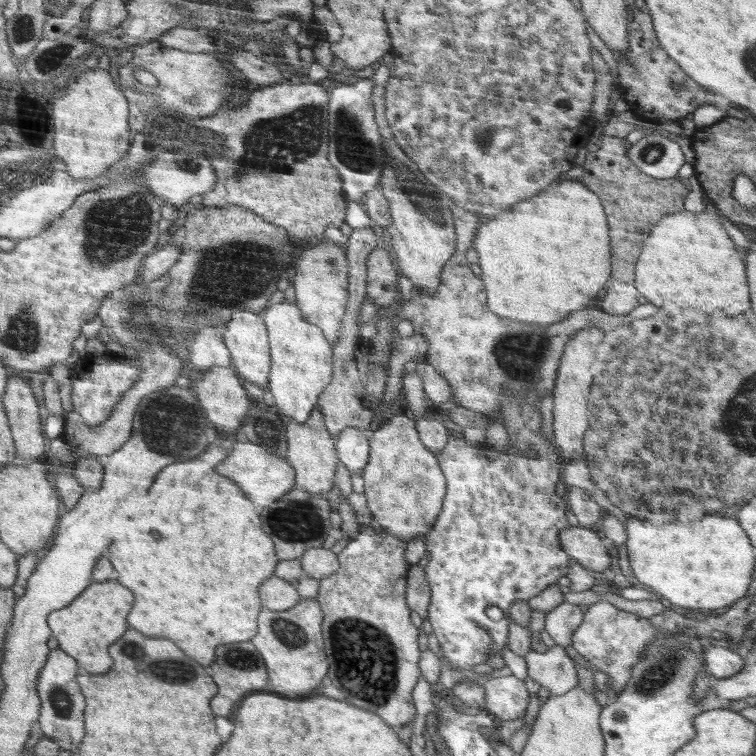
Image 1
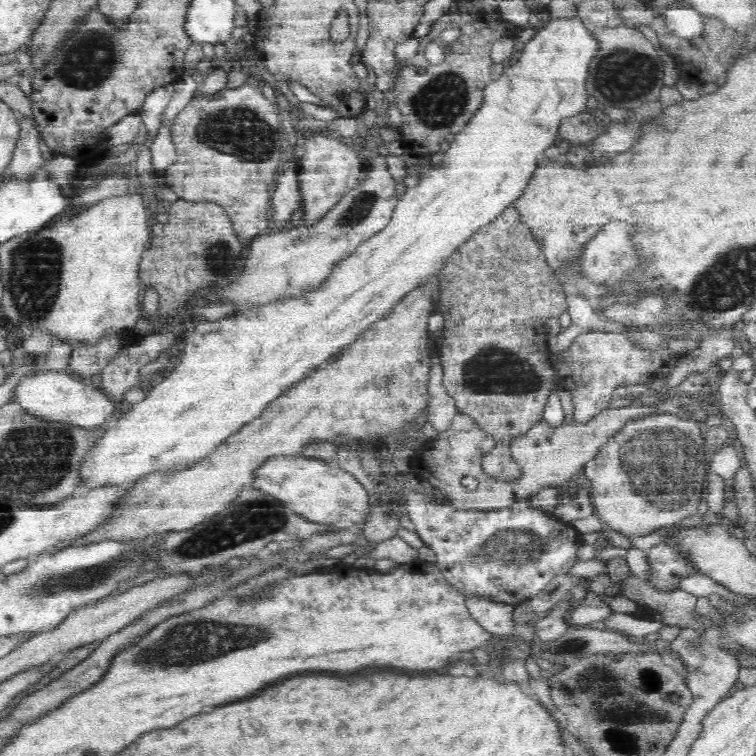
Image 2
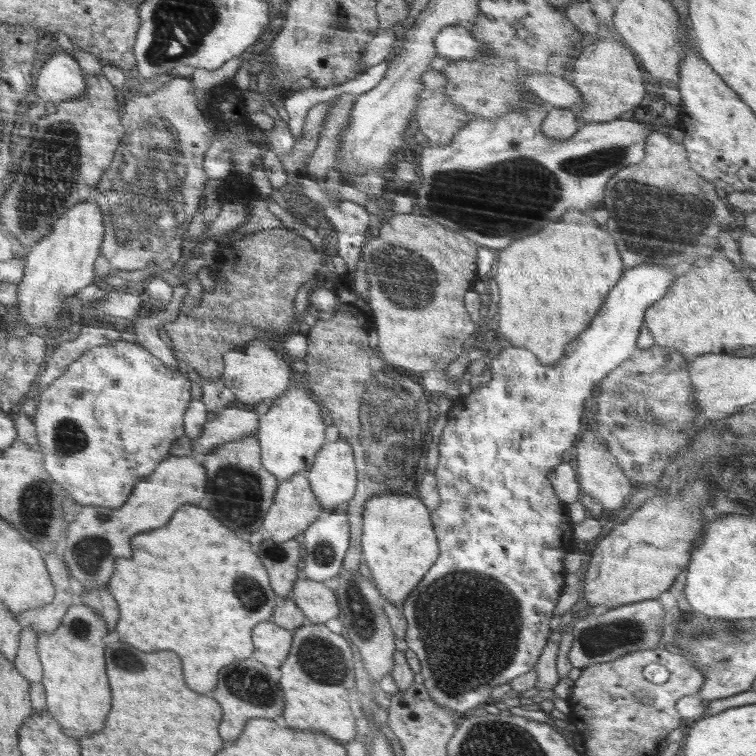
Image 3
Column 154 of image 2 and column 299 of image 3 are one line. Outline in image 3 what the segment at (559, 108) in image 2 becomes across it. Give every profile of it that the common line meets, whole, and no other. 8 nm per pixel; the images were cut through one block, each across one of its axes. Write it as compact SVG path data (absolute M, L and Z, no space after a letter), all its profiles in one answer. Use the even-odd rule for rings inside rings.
M293 384L287 388L284 396L274 400L272 406L259 420L257 435L262 446L264 468L267 468L279 483L307 472L318 456L316 452L323 448L324 428L326 424L322 422L320 406L308 396L304 386Z

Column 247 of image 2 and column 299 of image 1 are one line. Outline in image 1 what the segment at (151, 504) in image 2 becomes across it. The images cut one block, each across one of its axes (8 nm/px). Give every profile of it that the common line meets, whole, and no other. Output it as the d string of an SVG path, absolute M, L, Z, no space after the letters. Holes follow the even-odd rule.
M319 409L311 412L306 422L296 422L292 418L287 420L287 453L285 458L295 469L296 489L302 489L310 494L322 494L332 488L332 478L336 472L338 456L334 450L334 440L330 438L327 422L322 418Z

